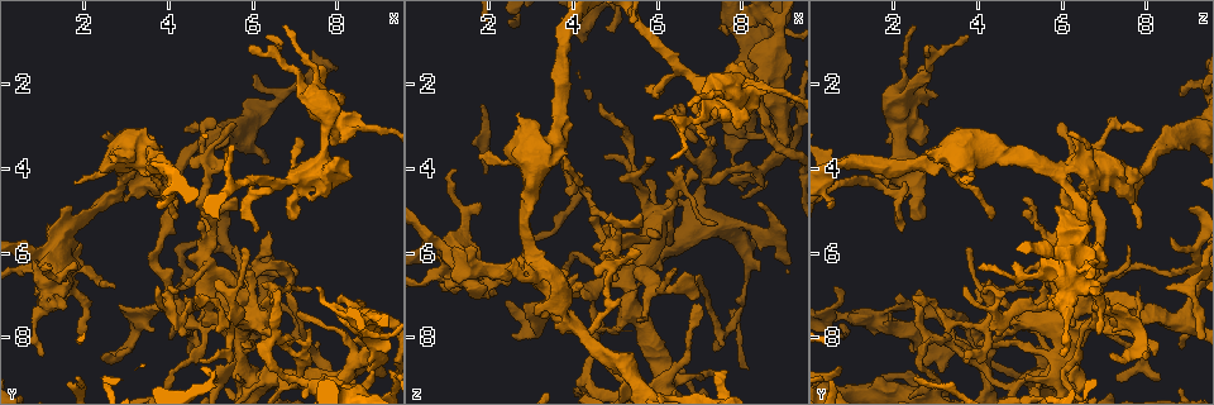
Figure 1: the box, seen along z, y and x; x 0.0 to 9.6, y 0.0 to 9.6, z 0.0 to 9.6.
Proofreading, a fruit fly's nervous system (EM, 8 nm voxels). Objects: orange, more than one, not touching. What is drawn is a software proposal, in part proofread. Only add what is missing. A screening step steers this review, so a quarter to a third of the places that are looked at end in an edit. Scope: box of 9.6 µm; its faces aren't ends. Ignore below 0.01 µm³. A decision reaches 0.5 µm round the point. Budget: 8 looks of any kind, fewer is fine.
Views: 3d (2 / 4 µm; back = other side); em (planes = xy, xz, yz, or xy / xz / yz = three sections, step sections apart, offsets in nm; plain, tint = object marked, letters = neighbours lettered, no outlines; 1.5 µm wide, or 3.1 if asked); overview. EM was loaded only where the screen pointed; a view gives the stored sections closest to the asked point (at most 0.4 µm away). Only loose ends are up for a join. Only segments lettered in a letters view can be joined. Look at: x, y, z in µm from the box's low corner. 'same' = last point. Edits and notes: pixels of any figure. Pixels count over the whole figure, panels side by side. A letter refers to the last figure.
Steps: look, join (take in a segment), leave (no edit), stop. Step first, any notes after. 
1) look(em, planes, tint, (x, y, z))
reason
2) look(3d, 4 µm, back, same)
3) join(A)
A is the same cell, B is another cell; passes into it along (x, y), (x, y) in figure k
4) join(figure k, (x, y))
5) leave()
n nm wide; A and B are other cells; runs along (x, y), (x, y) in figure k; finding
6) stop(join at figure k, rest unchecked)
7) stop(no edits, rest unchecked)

look(em, xz, step 8, letters, (4.65, 7.10, 2.50))
thin end

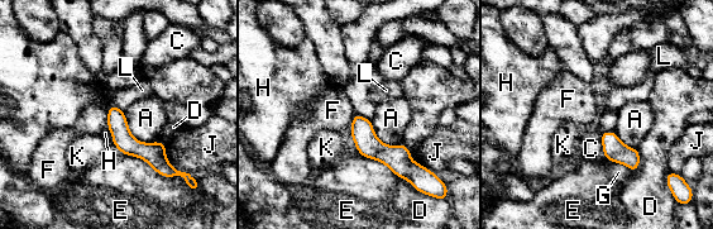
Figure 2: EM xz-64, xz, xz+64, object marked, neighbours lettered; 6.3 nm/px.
leave()
A, C, D, E, F, G, H, J, K and L are other cells; runs along (111, 108), (119, 130), (166, 172) in figure 2; no lettered segment goes on from it

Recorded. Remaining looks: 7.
look(3d, 4 µm, (6.30, 6.80, 4.10))

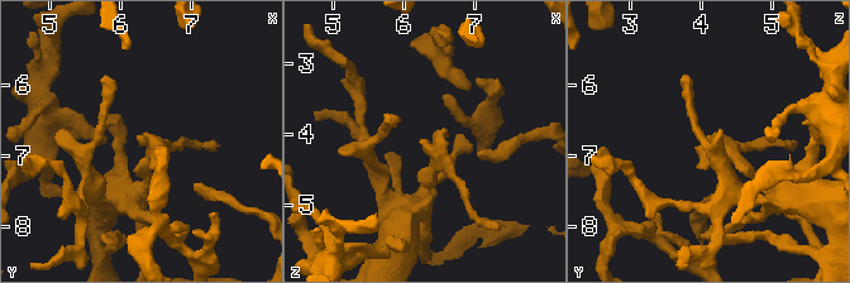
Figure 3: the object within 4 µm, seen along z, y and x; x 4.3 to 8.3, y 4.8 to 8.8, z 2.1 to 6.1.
look(em, planes, letters, (6.35, 6.75, 4.05))

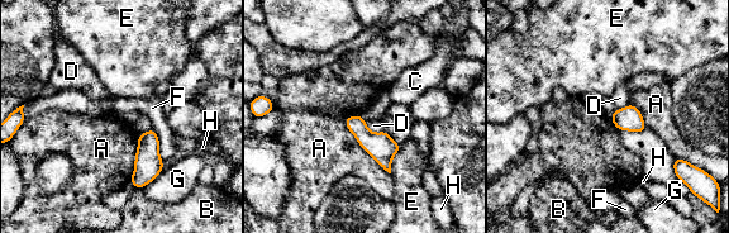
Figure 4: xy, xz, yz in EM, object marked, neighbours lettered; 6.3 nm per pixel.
leave()
A, B, C, D, E, F, G and H are other cells; no lettered segment goes on from it

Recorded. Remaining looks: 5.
look(3d, 4 µm, back, (6.75, 0.60, 2.40))
branch stops here

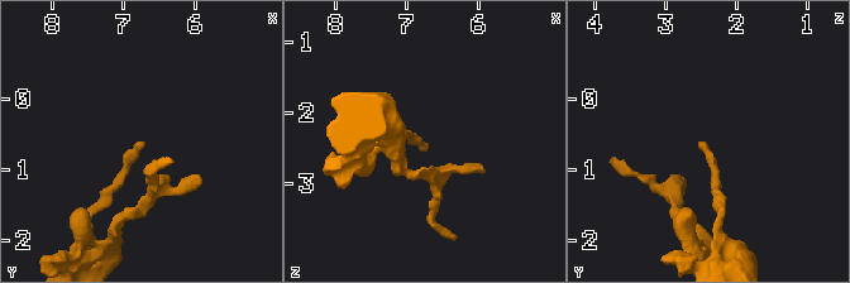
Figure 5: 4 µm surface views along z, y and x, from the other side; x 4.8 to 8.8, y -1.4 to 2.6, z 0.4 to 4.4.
look(em, planes, tint, (6.75, 0.60, 2.40))

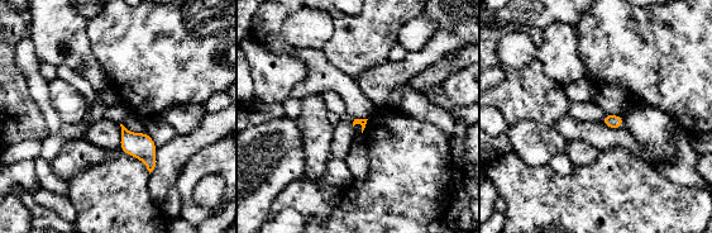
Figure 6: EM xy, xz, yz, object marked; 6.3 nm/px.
look(em, planes, letters, same)
see the neighbours

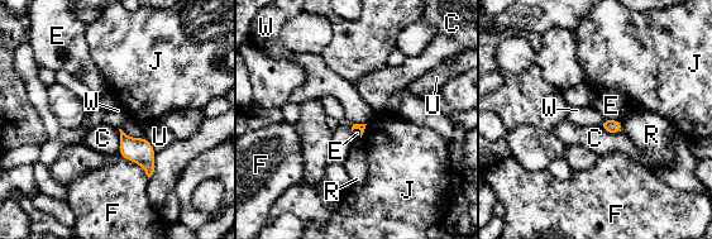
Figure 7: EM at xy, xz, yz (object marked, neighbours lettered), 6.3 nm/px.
leave()
F touches over 260 nm; C, E, F, J, R, U and W are other cells; border along (354, 123), (366, 124) in figure 7; none of them fits

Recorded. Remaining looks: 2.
stop(no edits, rest unchecked)

